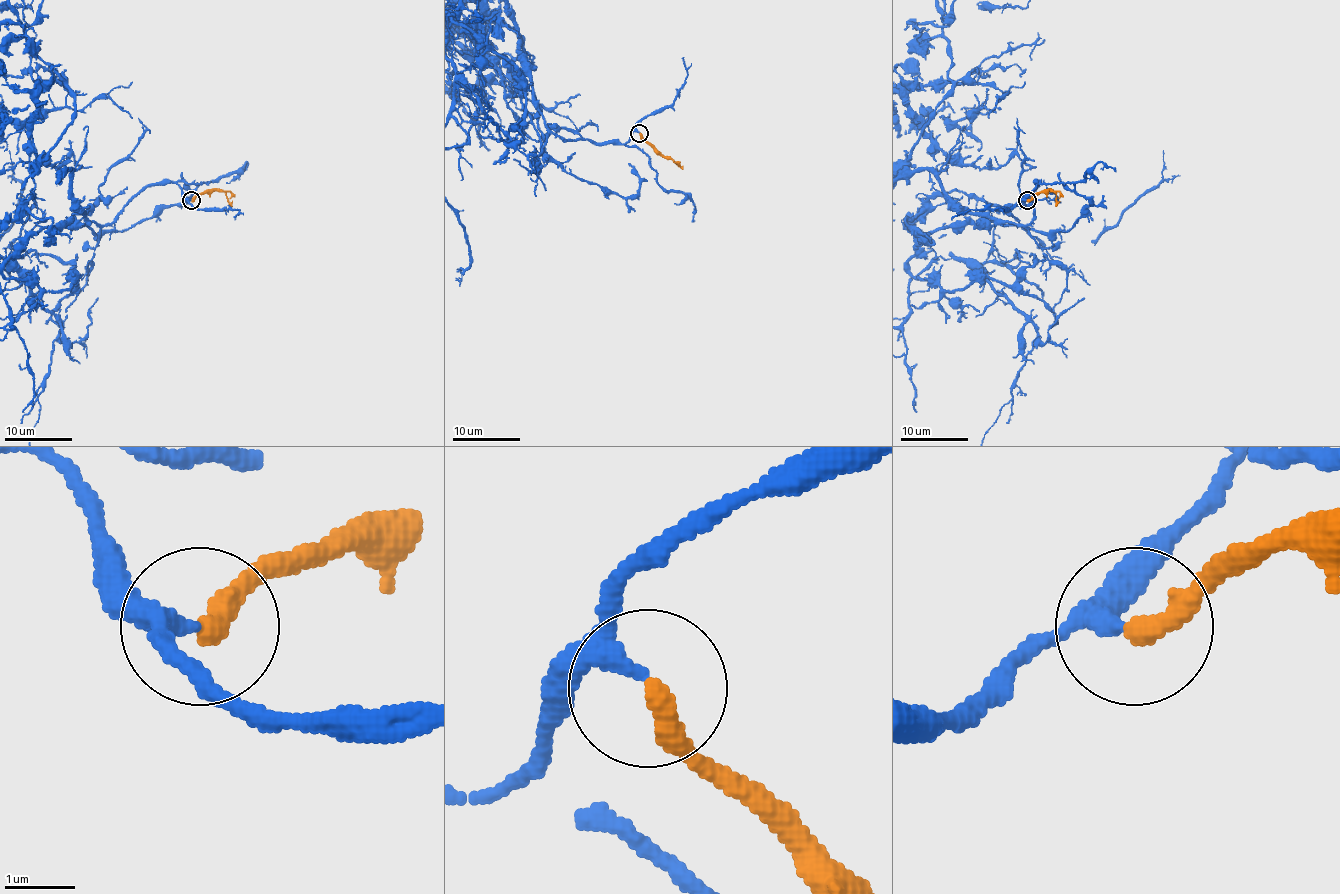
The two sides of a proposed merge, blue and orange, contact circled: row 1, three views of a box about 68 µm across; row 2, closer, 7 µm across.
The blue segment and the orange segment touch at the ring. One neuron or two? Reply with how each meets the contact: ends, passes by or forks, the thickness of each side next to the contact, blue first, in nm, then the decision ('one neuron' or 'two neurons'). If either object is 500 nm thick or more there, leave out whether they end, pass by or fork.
blue passes by | orange ends | 220/360 nm | one neuron

